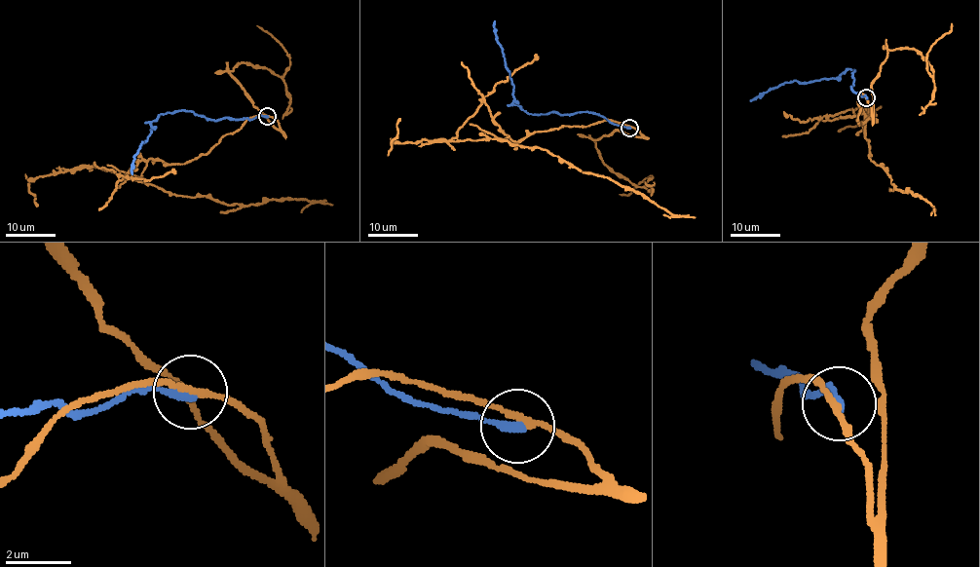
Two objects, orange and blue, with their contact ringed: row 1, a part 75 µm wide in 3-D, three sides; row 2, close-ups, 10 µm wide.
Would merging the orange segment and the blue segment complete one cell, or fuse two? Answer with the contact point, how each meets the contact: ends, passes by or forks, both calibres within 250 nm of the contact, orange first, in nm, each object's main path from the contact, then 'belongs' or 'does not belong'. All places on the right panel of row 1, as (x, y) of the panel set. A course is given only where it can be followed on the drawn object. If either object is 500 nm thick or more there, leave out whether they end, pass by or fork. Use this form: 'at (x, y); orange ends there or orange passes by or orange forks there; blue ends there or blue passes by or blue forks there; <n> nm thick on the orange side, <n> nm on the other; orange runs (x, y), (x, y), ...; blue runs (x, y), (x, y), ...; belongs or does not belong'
at (866, 97); orange passes by; blue ends there; 180 nm thick on the orange side, 300 nm on the other; orange runs (865, 97), (858, 95), (857, 119), (871, 118), (871, 161), (935, 215); blue runs (867, 97), (854, 93), (850, 87), (854, 69), (848, 69), (835, 78), (782, 83), (750, 100); does not belong

